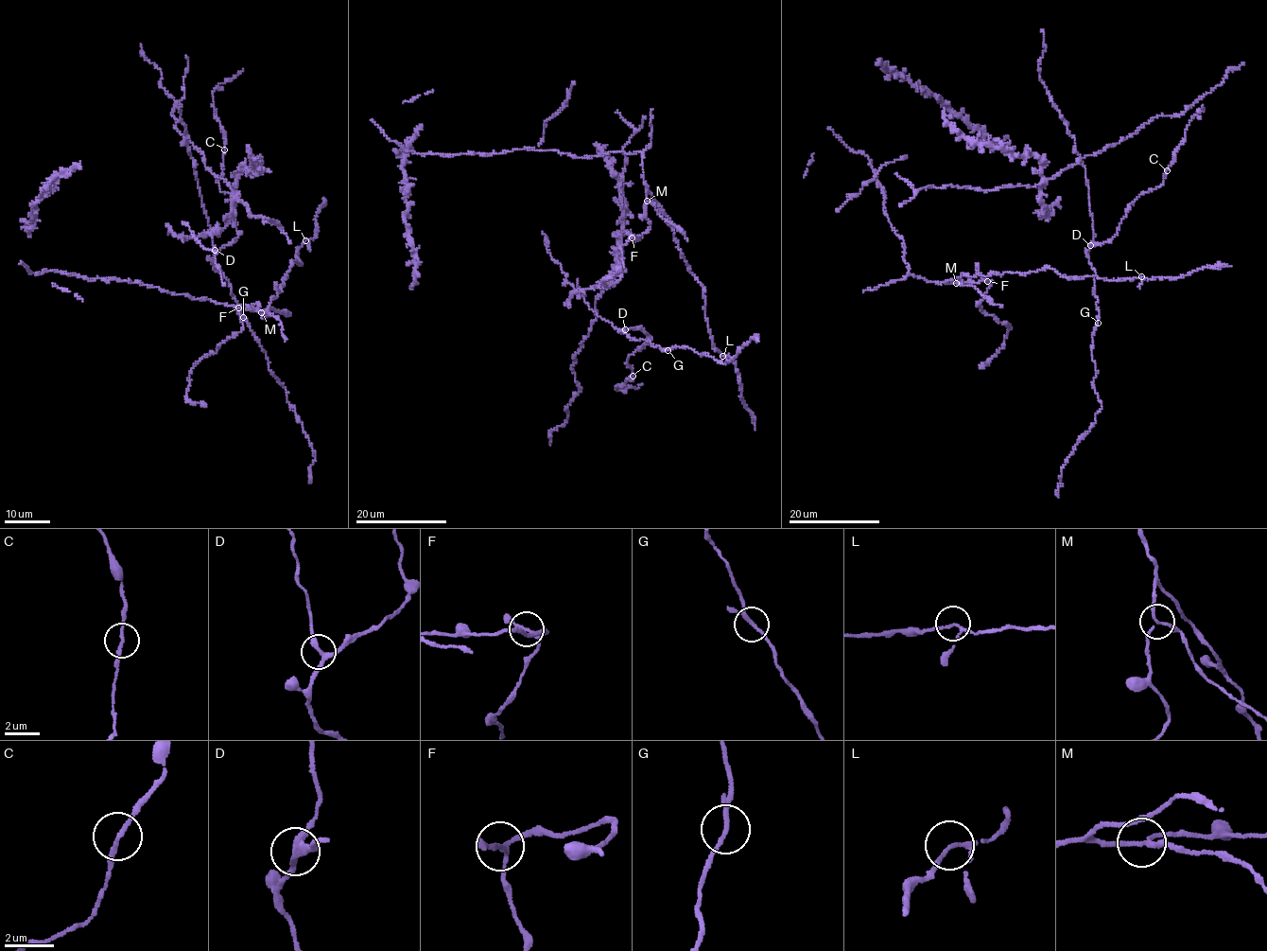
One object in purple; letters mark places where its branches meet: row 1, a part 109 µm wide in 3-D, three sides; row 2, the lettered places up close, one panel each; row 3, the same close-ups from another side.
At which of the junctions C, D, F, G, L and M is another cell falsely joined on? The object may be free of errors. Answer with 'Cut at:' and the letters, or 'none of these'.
Cut at: M

